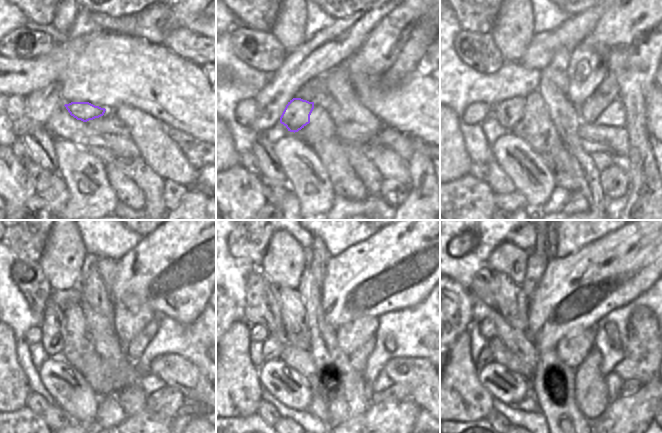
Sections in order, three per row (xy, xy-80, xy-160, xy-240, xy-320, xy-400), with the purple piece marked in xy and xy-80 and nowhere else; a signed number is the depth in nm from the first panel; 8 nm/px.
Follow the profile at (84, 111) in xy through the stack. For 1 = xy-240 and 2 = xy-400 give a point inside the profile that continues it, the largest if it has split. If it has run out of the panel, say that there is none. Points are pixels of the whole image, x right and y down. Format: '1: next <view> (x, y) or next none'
1: next xy-240 (52, 335)
2: next xy-400 (485, 357)

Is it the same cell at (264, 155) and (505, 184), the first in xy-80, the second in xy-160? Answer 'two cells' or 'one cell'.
one cell

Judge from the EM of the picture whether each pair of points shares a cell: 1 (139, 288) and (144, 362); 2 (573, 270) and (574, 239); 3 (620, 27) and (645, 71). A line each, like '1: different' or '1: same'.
1: different
2: different
3: same

